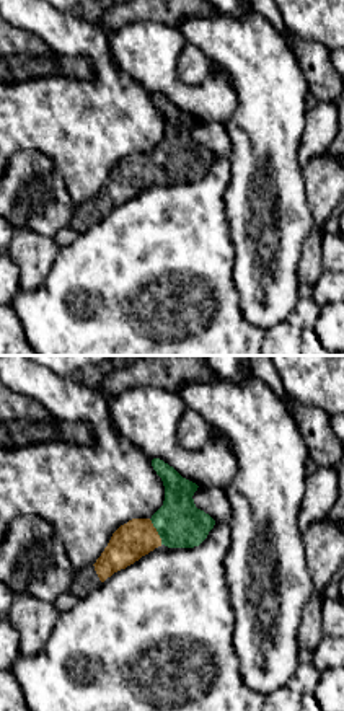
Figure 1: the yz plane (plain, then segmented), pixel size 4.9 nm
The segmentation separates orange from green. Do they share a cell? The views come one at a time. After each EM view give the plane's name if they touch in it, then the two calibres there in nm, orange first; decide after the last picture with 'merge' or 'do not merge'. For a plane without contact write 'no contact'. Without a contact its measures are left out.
contact in yz; calibres 190 and 240 nm

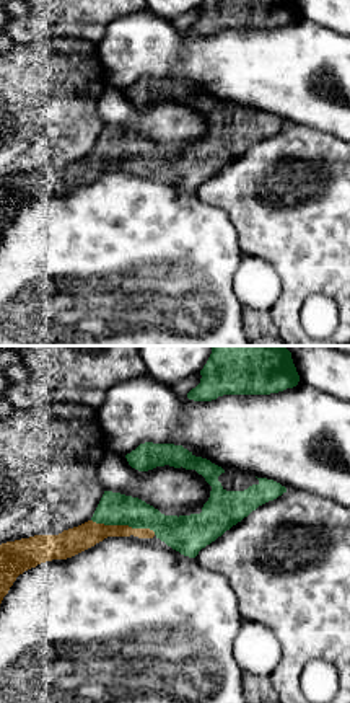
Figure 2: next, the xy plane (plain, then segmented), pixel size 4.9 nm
contact in xy; calibres 130 and 160 nm

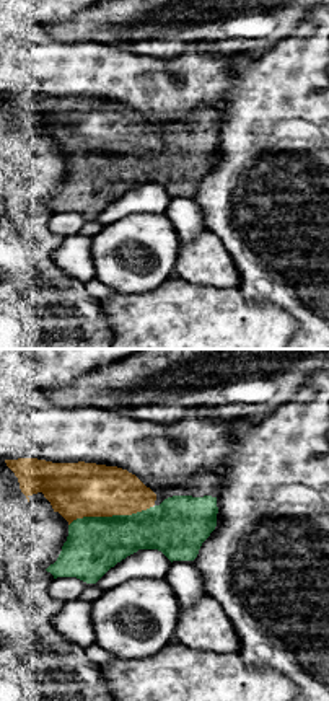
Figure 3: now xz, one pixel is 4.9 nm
contact in xz; calibres 280 and 280 nm

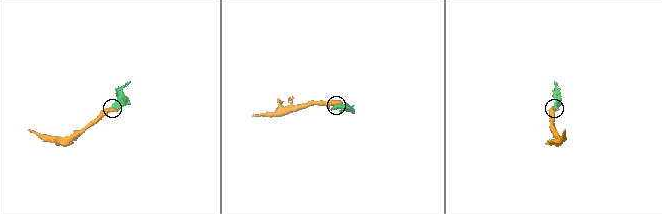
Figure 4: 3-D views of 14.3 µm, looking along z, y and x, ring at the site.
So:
merge

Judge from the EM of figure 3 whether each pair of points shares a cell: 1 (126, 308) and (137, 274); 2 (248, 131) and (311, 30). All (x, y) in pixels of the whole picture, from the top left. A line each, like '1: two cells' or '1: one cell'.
1: two cells
2: one cell

